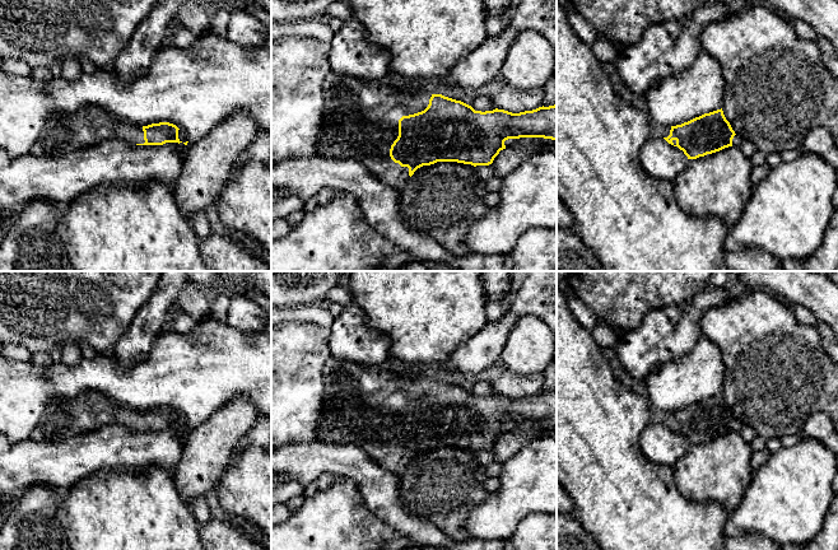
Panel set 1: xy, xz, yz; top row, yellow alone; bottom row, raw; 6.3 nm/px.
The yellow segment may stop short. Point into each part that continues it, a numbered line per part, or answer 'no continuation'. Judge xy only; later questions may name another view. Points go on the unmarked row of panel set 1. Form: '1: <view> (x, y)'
1: xy (65, 418)

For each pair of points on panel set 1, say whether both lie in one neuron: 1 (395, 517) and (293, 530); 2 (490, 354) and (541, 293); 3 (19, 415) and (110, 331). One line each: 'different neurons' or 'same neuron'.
1: different neurons
2: same neuron
3: different neurons

